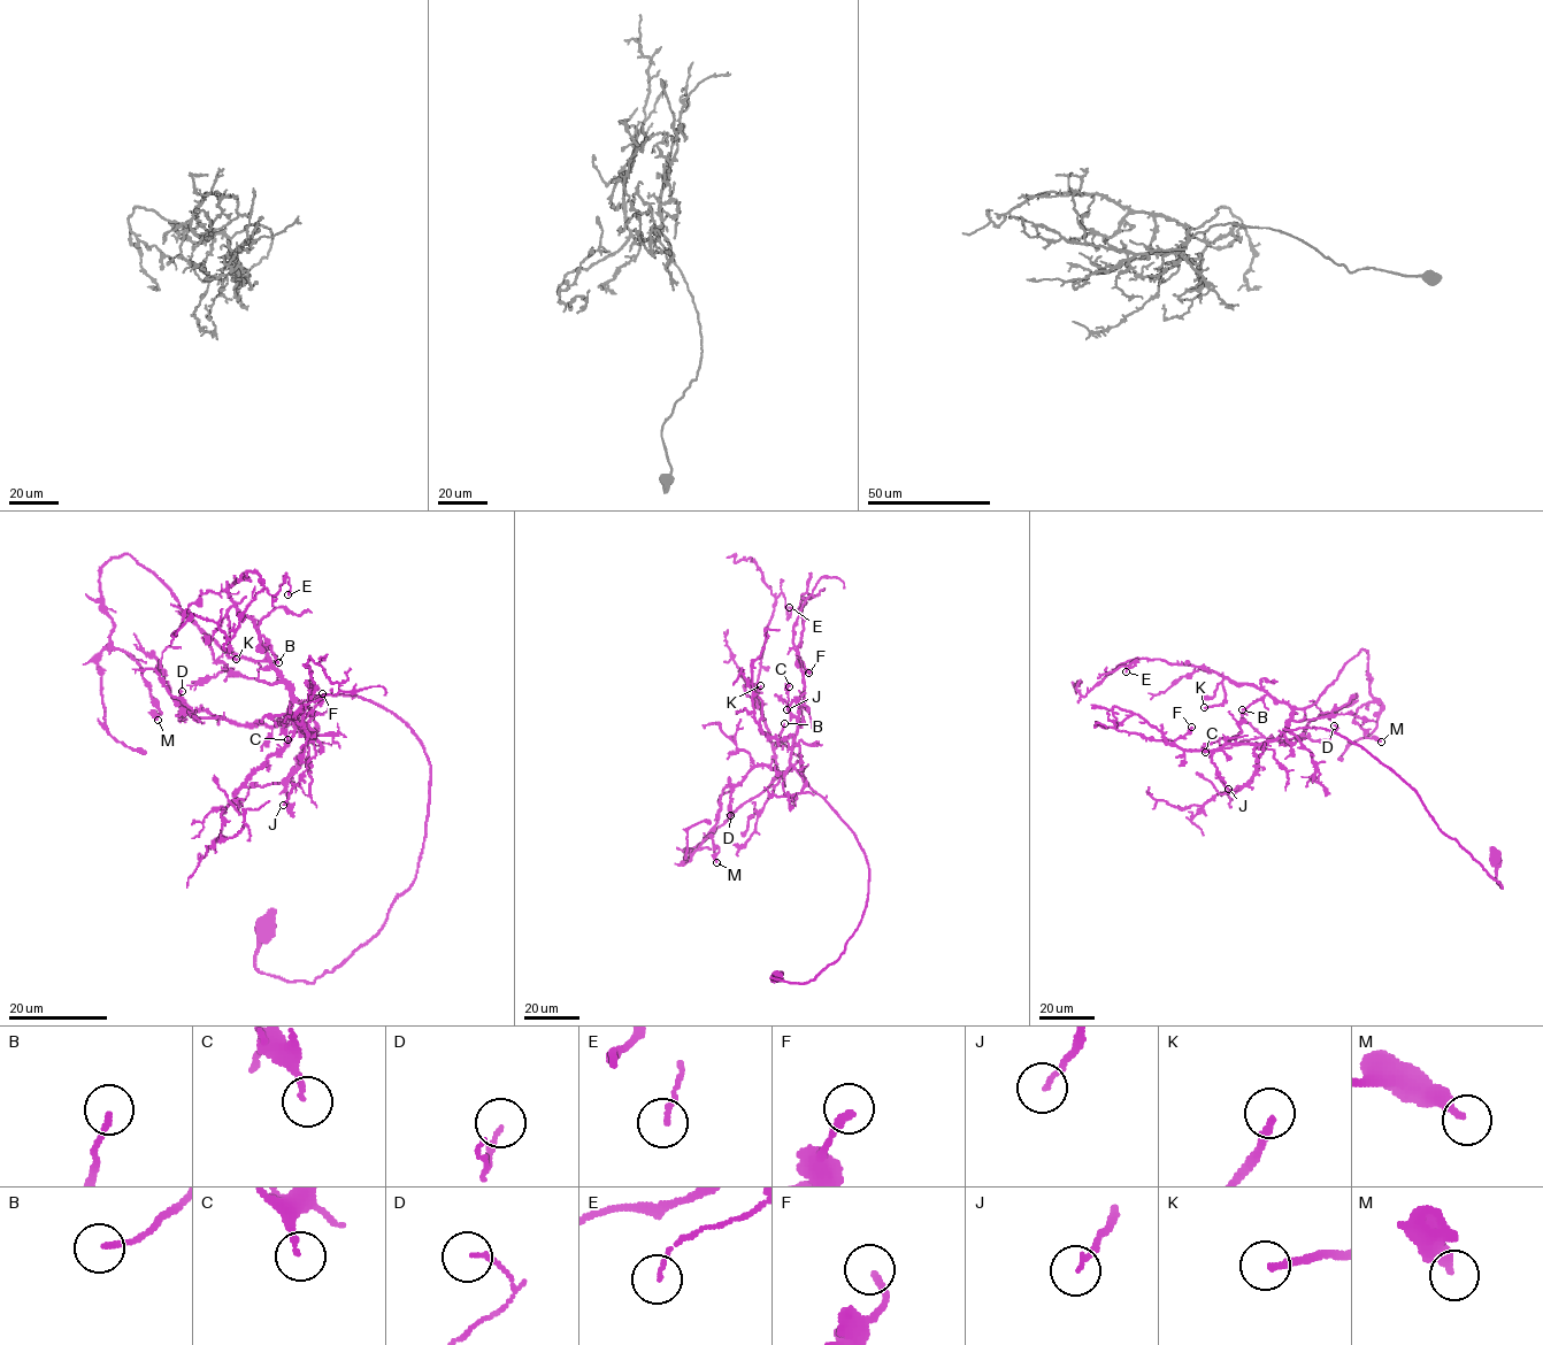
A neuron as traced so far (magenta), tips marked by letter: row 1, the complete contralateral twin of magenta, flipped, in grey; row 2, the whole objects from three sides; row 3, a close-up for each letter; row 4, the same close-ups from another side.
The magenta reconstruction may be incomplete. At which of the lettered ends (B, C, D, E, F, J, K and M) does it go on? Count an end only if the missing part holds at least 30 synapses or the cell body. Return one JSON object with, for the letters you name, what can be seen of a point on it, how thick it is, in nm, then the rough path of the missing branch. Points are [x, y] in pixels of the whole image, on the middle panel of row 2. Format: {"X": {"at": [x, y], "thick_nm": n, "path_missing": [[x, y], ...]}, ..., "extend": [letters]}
{"K": {"at": [760, 685], "thick_nm": 220, "path_missing": [[760, 685], [760, 640], [766, 616]]}, "extend": ["K"]}

